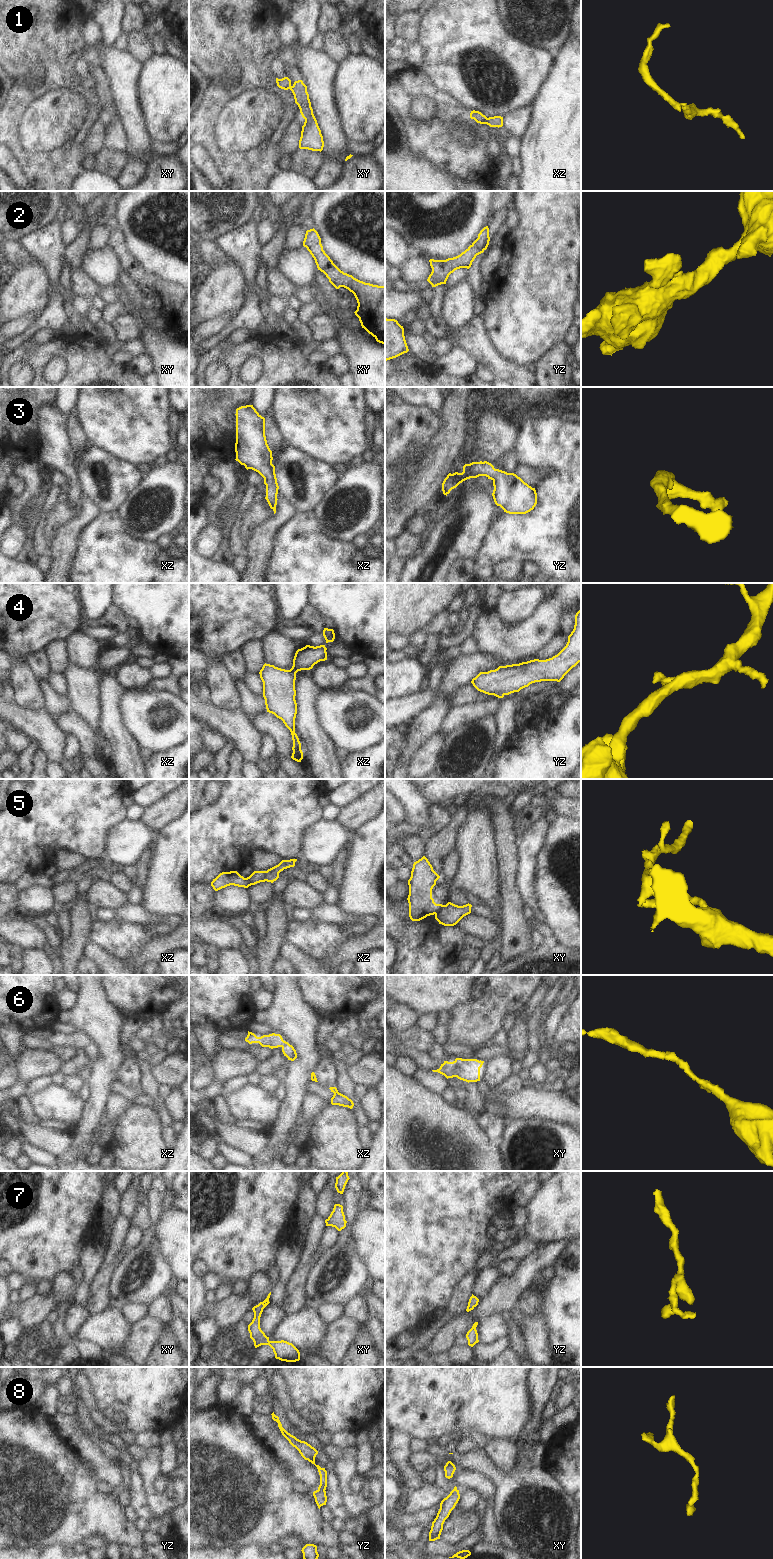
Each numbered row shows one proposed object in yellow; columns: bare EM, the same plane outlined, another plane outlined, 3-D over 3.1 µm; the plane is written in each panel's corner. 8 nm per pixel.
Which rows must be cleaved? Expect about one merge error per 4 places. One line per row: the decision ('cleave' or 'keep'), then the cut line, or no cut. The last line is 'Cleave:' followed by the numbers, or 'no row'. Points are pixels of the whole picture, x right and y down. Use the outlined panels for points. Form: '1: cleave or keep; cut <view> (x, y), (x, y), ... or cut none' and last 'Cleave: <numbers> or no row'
1: cleave; cut xz (487, 118), (485, 123)
2: keep; cut none
3: keep; cut none
4: keep; cut none
5: cleave; cut xy (443, 905), (435, 914)
6: keep; cut none
7: keep; cut none
8: keep; cut none
Cleave: 1, 5

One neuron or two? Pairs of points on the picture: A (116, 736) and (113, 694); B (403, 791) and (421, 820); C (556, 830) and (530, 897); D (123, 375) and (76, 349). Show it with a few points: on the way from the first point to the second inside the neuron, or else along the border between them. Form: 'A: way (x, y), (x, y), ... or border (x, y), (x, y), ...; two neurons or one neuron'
A: way (111, 726), (111, 704); one neuron
B: way (410, 798), (417, 807), (417, 813); one neuron
C: border (536, 862), (535, 893), (539, 908); two neurons
D: way (111, 375), (102, 375), (88, 361); one neuron

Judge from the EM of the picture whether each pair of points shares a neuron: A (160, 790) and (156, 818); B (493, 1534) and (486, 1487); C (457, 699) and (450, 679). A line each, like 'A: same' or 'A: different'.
A: different
B: same
C: different

